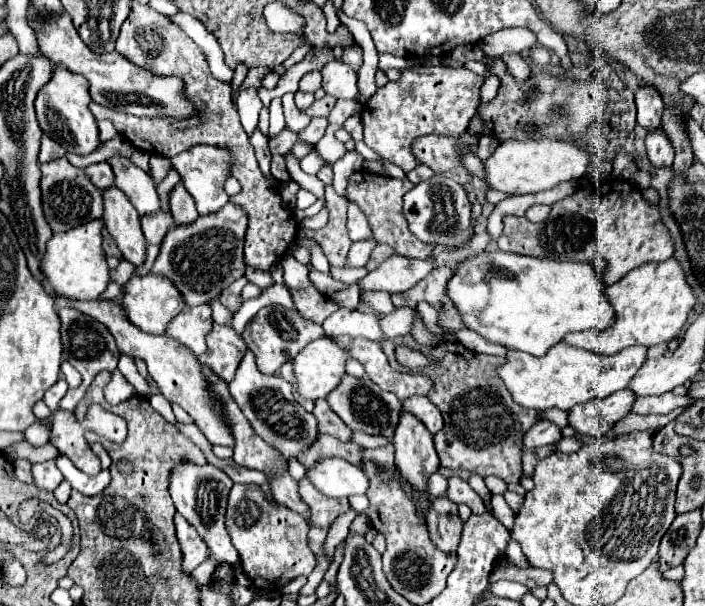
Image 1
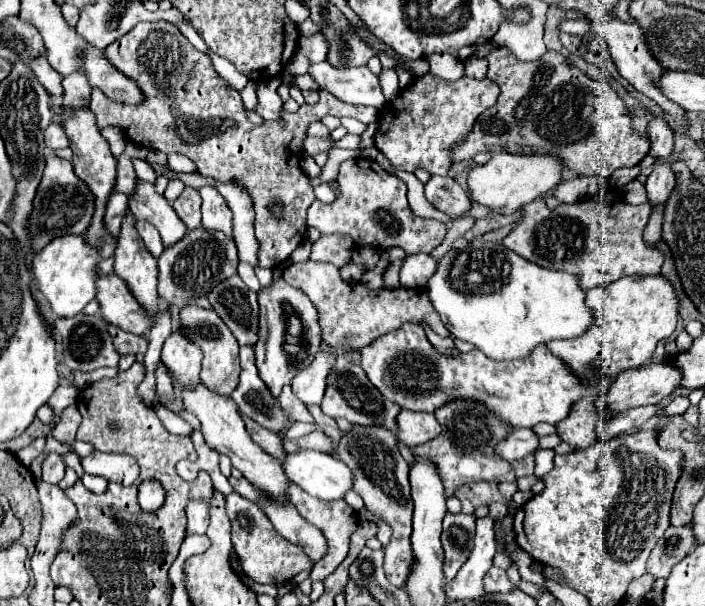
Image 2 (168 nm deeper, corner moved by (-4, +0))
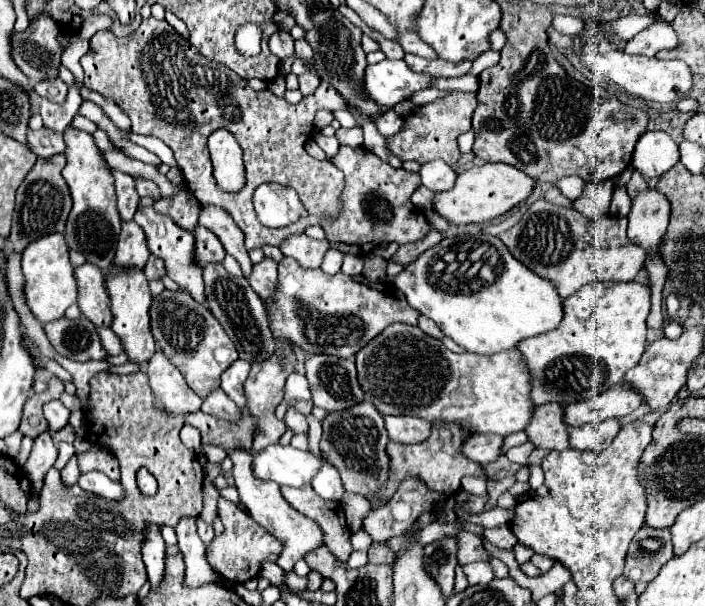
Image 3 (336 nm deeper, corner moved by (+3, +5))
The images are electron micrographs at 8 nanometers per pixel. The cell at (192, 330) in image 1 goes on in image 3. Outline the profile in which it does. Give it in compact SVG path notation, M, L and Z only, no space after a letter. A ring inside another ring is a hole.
M157 349L157 353L149 359L147 377L157 397L155 405L159 409L165 409L167 413L183 415L197 411L201 407L201 397L193 393L185 377L181 377L177 367L165 357L165 353L161 353L161 349Z

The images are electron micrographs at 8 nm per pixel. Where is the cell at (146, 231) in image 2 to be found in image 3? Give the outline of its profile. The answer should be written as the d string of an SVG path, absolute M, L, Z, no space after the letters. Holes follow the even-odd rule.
M135 221L123 223L115 263L121 267L143 267L149 255L151 253L145 245L145 233L141 233L141 227Z

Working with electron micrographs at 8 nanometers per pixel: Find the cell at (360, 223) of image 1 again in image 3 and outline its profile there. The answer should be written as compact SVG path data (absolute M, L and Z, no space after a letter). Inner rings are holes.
M347 253L345 261L343 261L343 273L347 273L347 275L359 275L361 269L363 269L363 257Z

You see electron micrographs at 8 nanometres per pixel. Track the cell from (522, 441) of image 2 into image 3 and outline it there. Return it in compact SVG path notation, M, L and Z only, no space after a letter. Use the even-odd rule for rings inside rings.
M491 433L489 435L473 435L463 445L463 453L481 465L487 465L501 455L501 447L503 447L503 437L497 437L495 433L493 435Z

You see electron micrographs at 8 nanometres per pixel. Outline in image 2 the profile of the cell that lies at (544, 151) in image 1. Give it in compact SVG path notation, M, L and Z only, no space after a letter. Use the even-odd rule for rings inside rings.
M494 154L484 166L474 166L468 172L470 202L490 208L494 214L514 214L524 204L544 196L560 182L564 166L556 156L520 156L520 154Z

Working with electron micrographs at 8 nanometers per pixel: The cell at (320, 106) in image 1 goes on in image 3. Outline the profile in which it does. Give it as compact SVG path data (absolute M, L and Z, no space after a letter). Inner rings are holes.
M155 17L143 19L139 29L127 37L117 37L111 31L95 33L89 51L81 57L81 65L85 69L87 89L113 99L129 115L135 133L153 135L173 151L187 181L187 189L199 203L219 205L233 217L237 227L245 233L247 251L263 245L279 247L289 235L301 235L305 227L317 225L323 215L335 215L339 211L343 173L337 171L335 165L317 161L305 151L305 143L313 131L313 117L319 109L345 109L357 123L361 121L357 107L351 107L333 85L321 81L317 91L303 97L297 105L275 97L269 89L253 91L237 73L203 57L165 19L159 21ZM221 127L231 131L243 149L247 183L239 193L219 189L211 175L207 137ZM273 181L293 187L299 193L303 207L309 211L309 219L281 229L269 229L257 221L251 201L253 191L261 183Z

